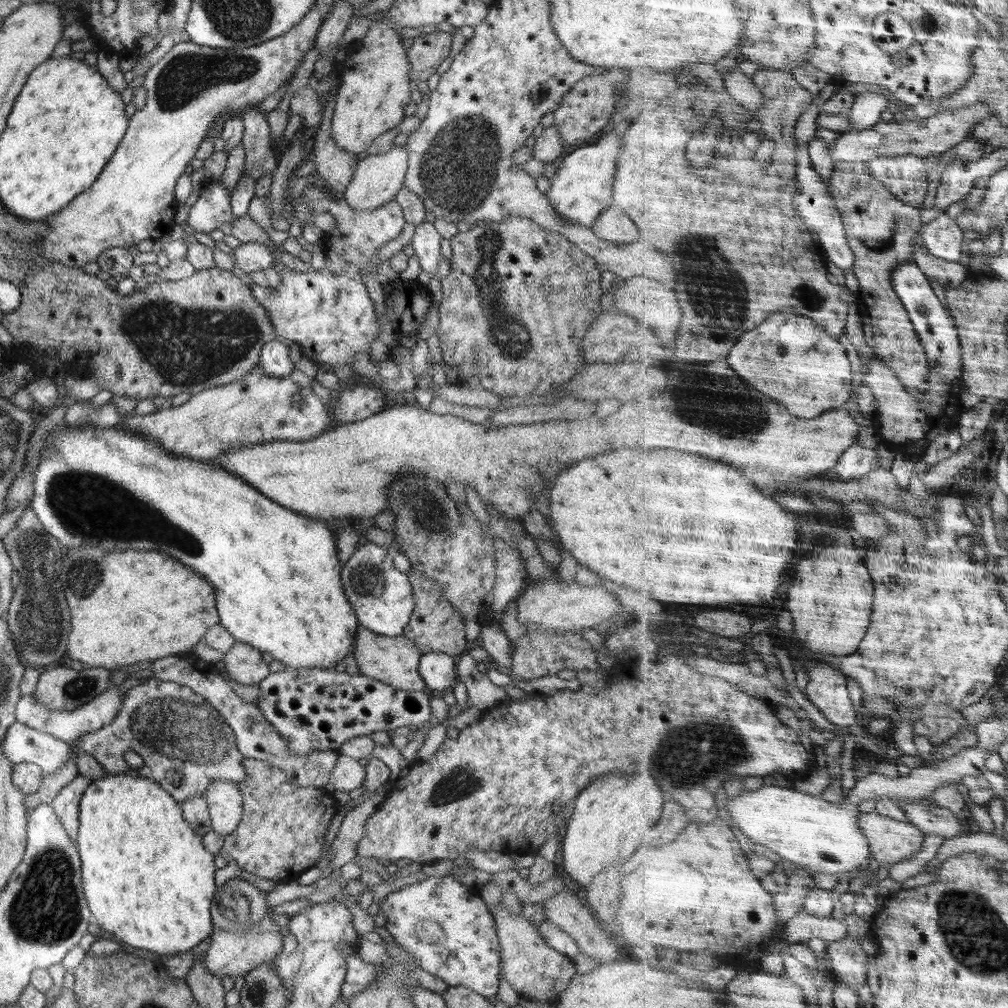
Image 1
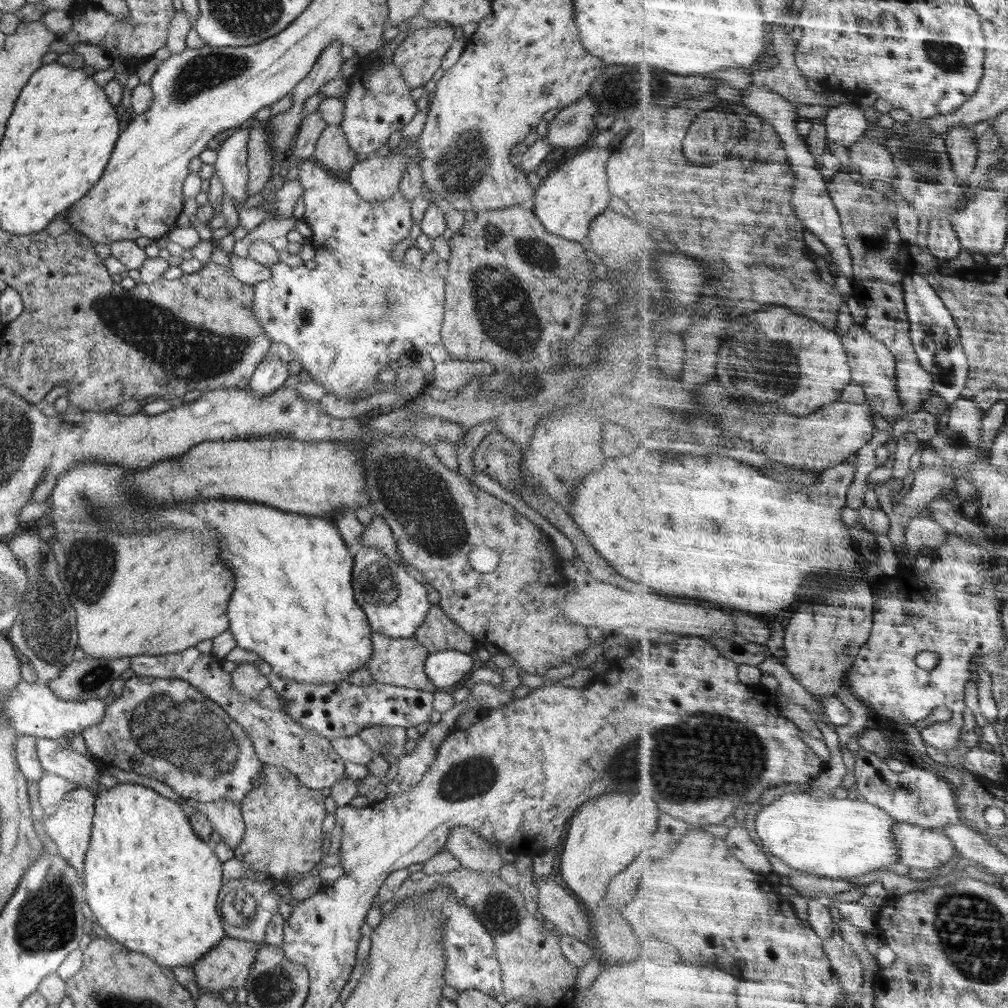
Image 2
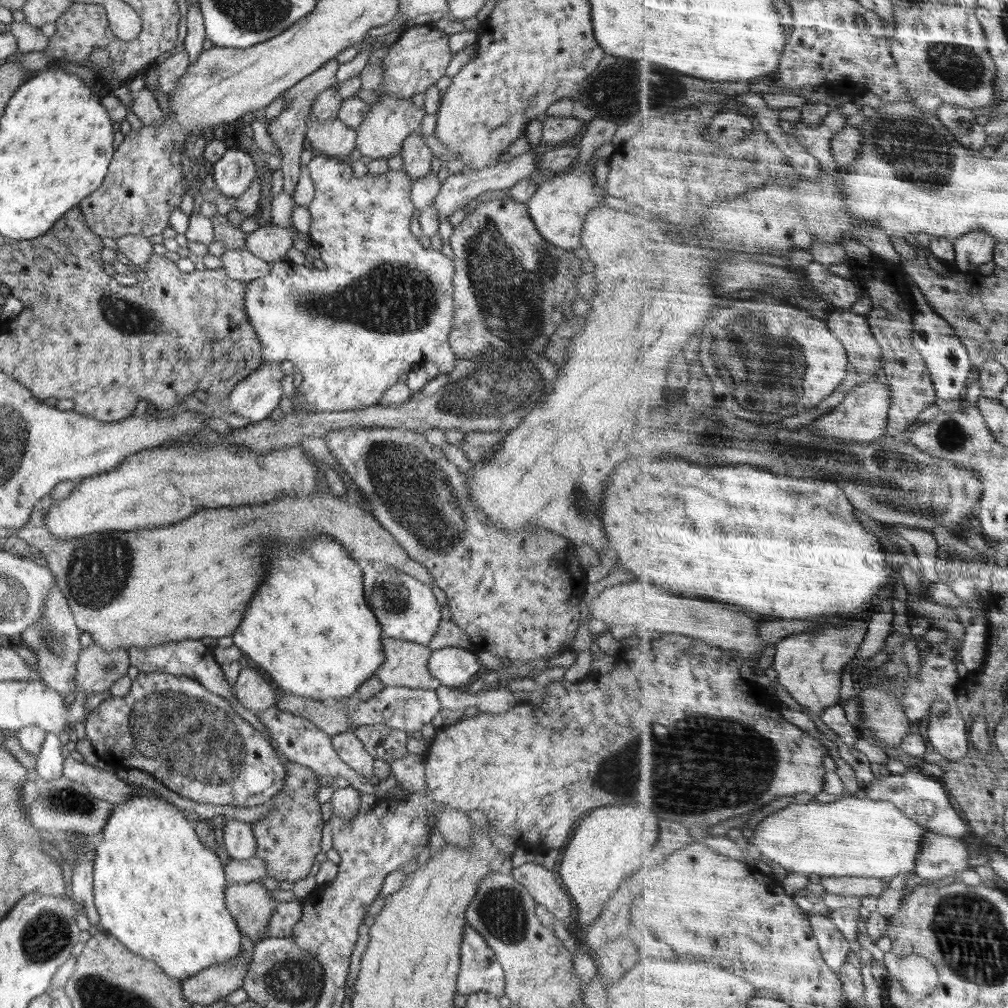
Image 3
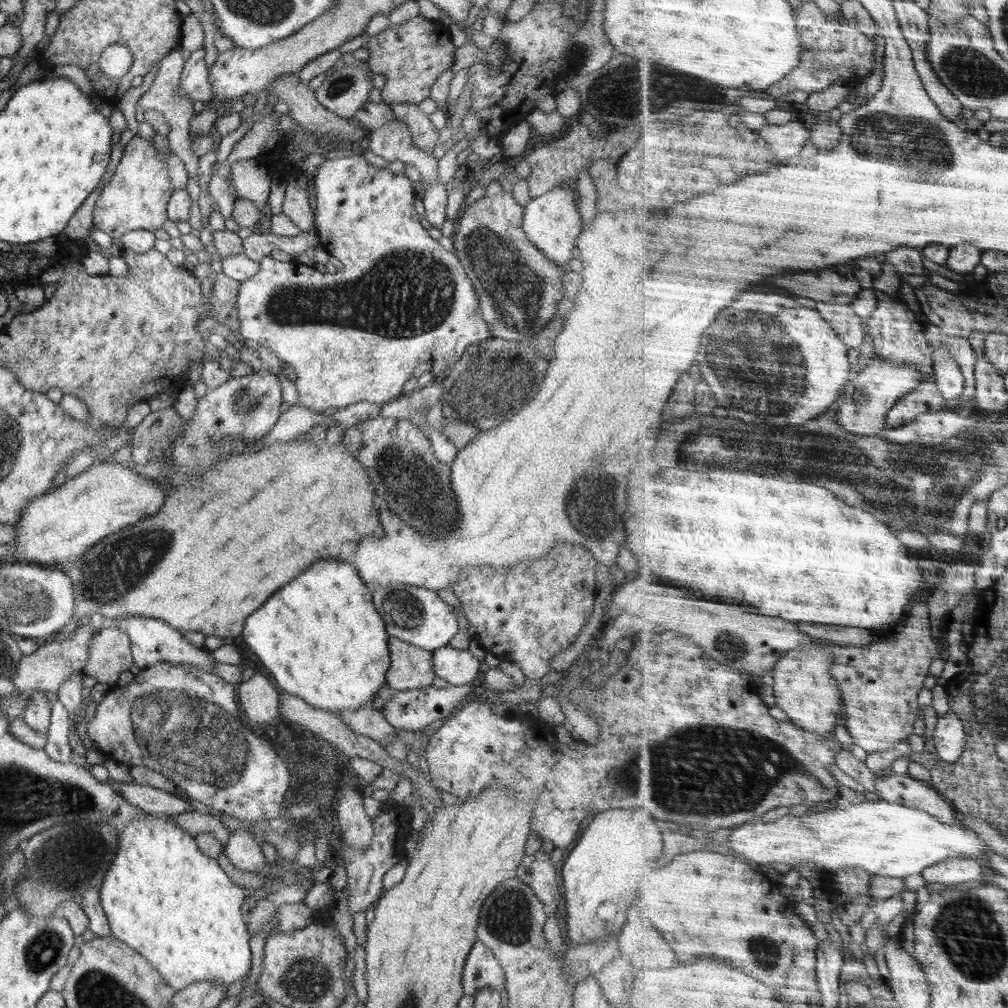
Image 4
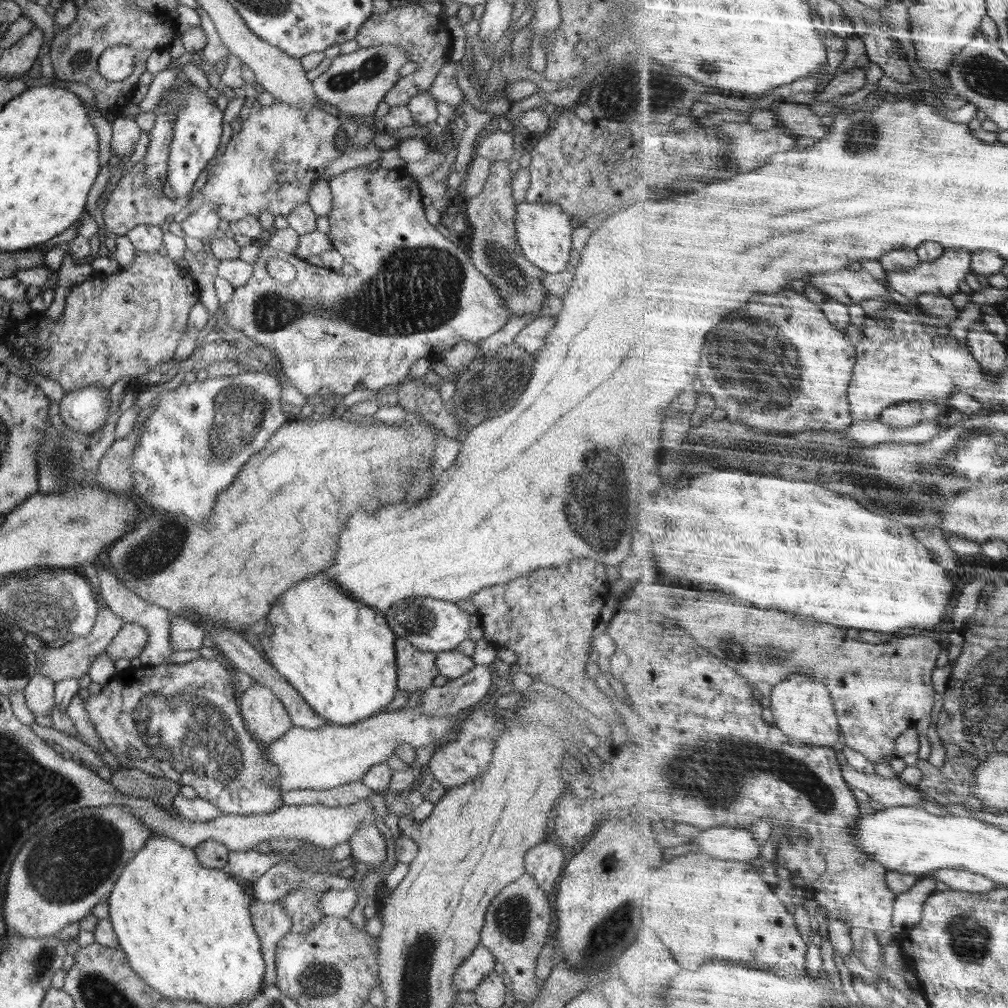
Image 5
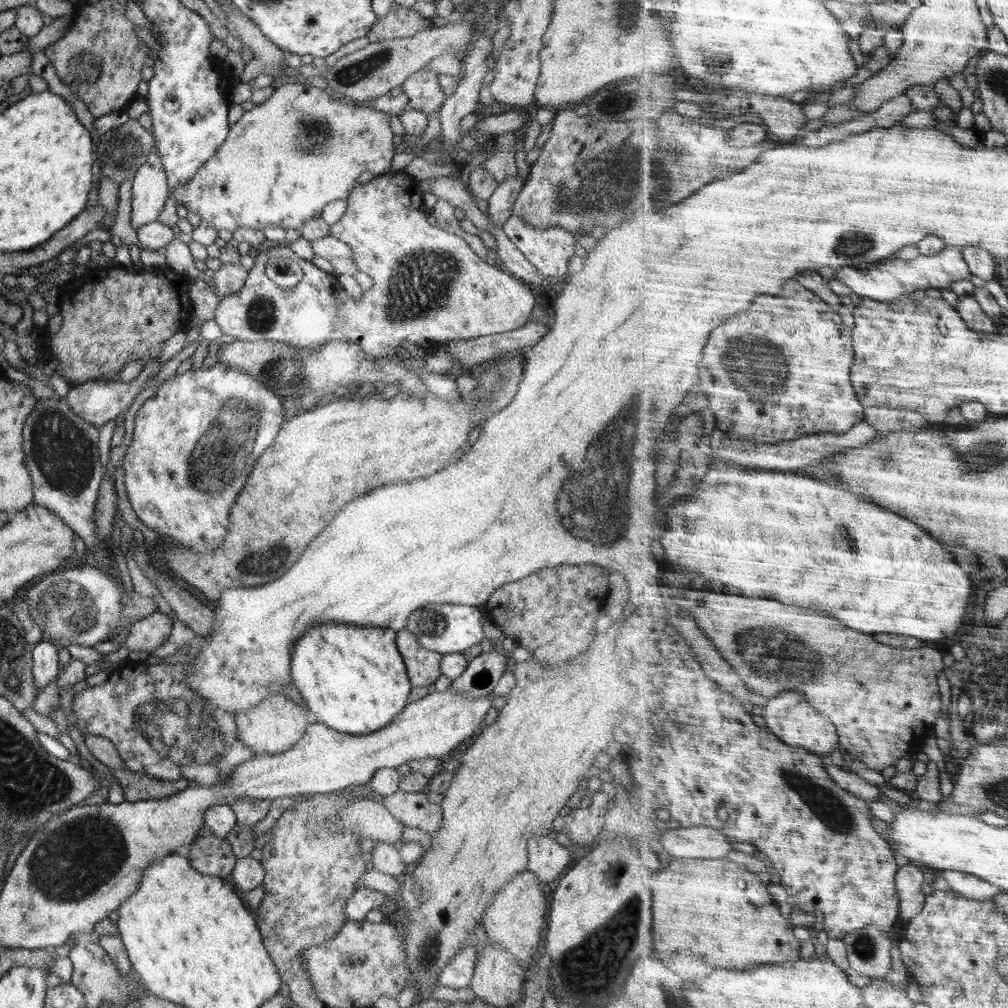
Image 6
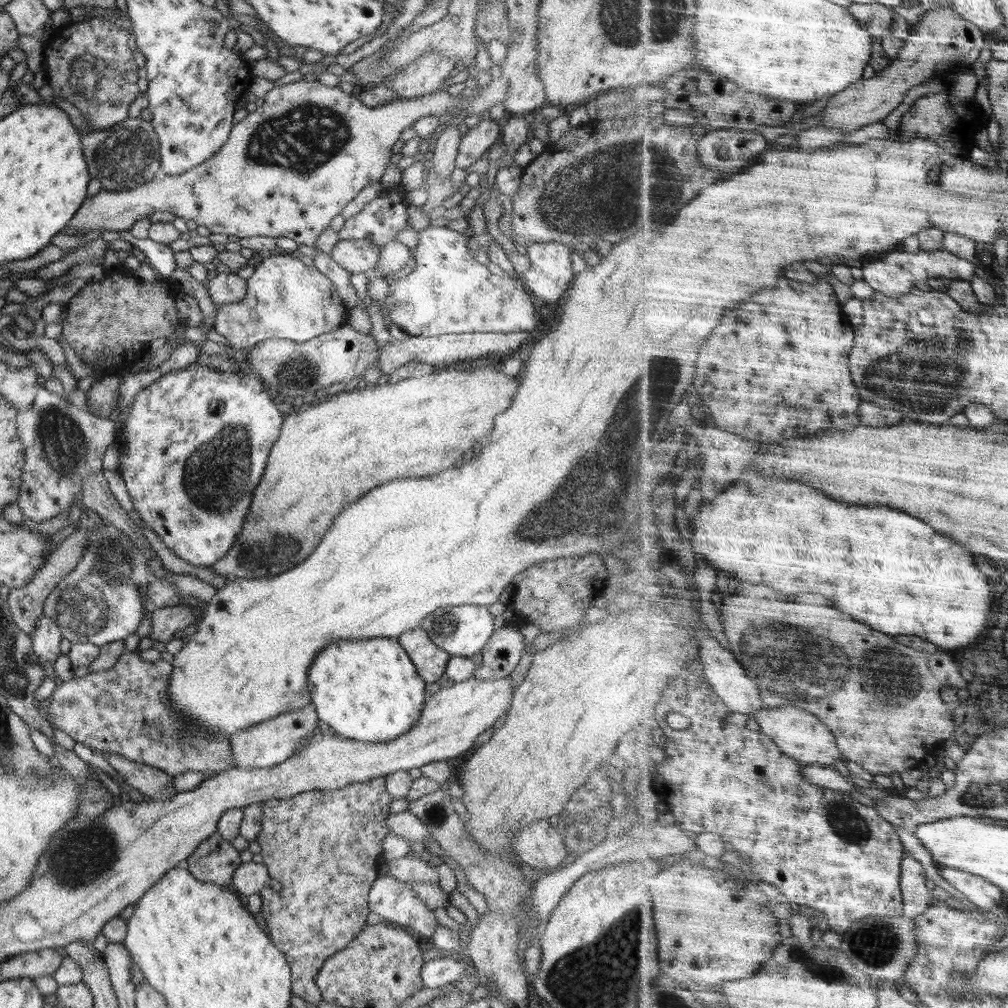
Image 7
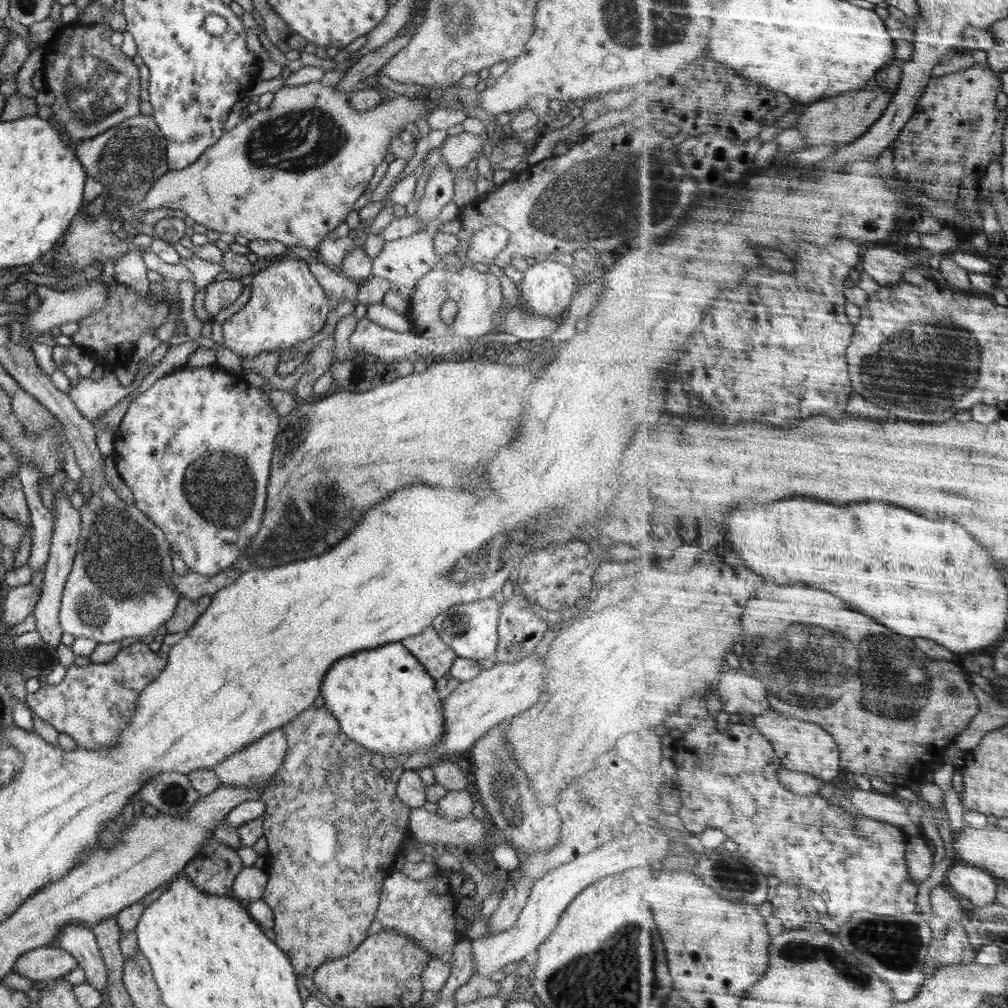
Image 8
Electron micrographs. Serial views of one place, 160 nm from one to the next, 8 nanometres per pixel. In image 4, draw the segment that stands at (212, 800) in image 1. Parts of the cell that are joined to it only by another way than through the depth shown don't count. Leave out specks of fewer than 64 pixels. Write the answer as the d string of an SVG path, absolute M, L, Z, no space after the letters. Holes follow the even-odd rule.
M237 829L229 834L225 855L240 870L262 872L262 868L267 865L267 862L261 845L262 843L258 843L250 832Z

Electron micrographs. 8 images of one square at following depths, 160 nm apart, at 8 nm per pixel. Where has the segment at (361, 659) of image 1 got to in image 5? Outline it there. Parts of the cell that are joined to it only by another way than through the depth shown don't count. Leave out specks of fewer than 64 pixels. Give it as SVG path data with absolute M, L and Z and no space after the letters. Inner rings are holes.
M405 638L395 640L397 688L412 692L432 686L439 675L436 666L437 653L418 650Z

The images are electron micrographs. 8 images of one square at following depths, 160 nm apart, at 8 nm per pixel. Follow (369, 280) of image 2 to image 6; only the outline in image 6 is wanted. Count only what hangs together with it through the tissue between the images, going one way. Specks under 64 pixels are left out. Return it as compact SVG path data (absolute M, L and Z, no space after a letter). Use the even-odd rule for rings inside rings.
M392 169L389 172L381 174L378 177L366 182L365 184L356 183L351 190L351 193L346 199L346 211L335 224L332 224L330 233L332 237L340 239L345 242L353 252L355 256L355 264L358 270L365 272L372 277L374 281L373 286L370 289L363 290L361 298L357 299L352 297L344 287L338 282L338 278L333 274L324 272L321 268L318 268L314 263L299 258L299 256L286 245L277 245L270 248L267 251L262 251L255 257L254 266L247 273L248 278L245 280L245 285L242 286L238 292L227 294L220 298L220 302L217 304L217 309L214 313L214 320L216 324L220 326L223 334L229 334L233 336L236 341L258 341L258 340L273 340L274 342L284 342L294 348L304 348L306 350L314 350L326 344L329 340L348 340L355 342L365 352L365 355L372 360L373 358L395 358L395 352L398 351L398 346L402 347L403 341L409 343L416 343L418 347L423 350L429 351L438 349L442 342L448 342L449 340L466 340L467 338L478 338L481 336L488 336L490 334L505 333L509 330L516 330L521 326L524 326L530 318L530 314L535 307L536 298L530 286L524 283L521 279L514 277L507 273L499 265L491 265L484 259L481 259L472 249L471 246L460 236L456 234L452 235L450 232L444 232L442 228L434 227L426 221L426 215L424 204L422 203L424 191L421 189L419 182L413 179L405 170L397 171ZM272 254L280 254L284 257L292 258L292 260L298 262L300 268L303 270L303 277L301 281L291 289L284 290L276 283L274 283L264 271L264 266L267 260Z

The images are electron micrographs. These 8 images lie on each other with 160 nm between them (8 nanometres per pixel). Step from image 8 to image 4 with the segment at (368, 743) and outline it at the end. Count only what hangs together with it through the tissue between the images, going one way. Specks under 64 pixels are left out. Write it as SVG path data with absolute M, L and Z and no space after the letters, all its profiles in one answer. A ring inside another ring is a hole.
M330 558L314 562L246 617L242 638L281 690L330 713L358 710L360 706L372 703L376 692L386 682L386 671L391 661L388 646L390 636L374 606L371 593L348 561Z

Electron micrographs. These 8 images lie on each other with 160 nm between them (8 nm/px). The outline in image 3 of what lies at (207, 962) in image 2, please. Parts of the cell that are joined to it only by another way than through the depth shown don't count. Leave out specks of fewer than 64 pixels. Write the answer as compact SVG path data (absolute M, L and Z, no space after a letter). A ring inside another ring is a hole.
M240 952L232 961L221 963L208 966L181 982L183 997L190 1004L208 1006L243 986L249 970L246 967L244 952Z

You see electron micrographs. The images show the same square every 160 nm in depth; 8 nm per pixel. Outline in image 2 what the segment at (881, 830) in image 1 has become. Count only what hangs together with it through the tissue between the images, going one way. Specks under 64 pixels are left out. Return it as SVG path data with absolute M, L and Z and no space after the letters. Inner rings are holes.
M898 821L893 834L901 850L901 862L912 869L934 870L942 866L945 872L952 864L950 858L958 851L953 839L943 829Z

